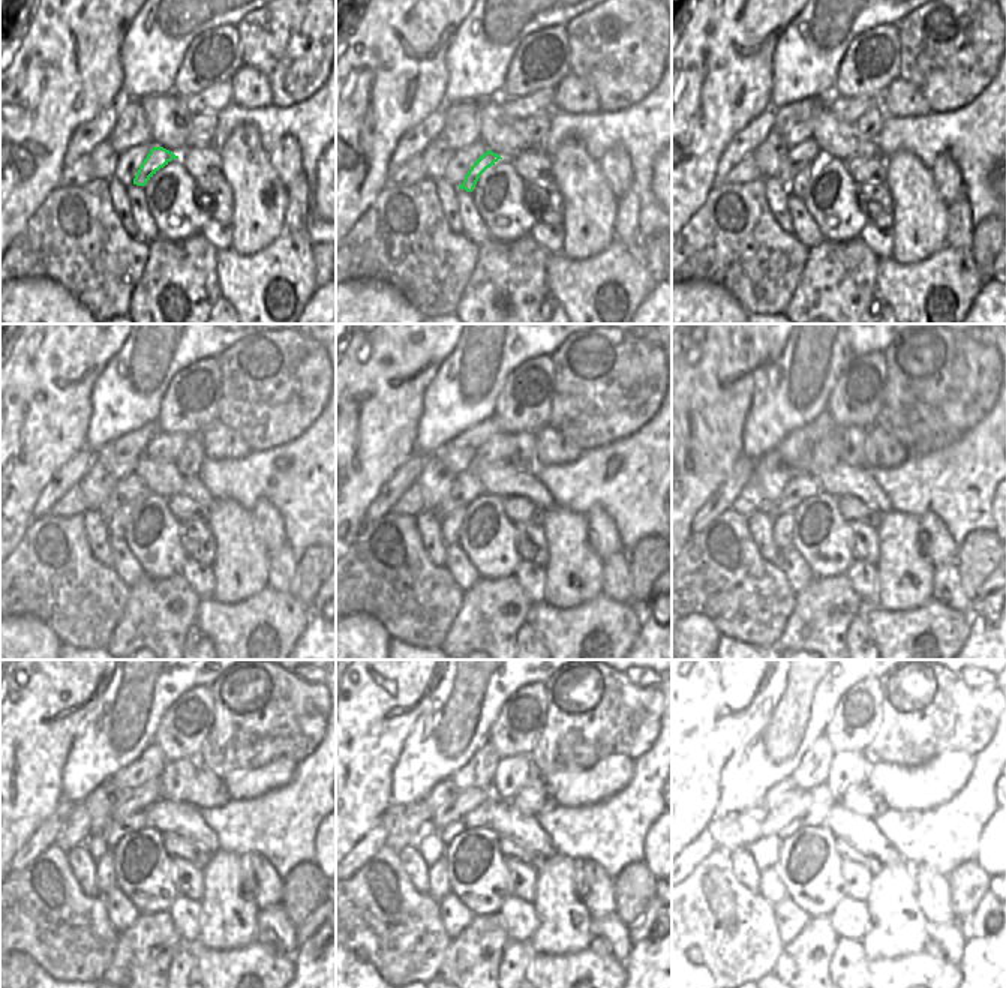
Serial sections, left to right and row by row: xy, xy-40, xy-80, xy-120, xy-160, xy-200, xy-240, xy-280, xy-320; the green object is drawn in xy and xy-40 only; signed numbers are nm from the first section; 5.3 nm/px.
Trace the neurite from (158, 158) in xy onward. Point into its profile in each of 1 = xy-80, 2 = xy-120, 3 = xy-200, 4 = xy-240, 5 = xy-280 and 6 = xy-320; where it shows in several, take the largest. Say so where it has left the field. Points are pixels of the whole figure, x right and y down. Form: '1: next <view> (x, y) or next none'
1: next xy-80 (801, 179)
2: next xy-120 (116, 523)
3: next xy-200 (783, 525)
4: next xy-240 (105, 877)
5: next xy-280 (438, 882)
6: next xy-320 (771, 888)

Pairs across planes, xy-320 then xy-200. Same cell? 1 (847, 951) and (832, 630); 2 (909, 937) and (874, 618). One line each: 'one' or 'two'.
1: two
2: two

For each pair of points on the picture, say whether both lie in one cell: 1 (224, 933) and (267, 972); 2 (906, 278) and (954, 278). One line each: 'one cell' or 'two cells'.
1: two cells
2: one cell

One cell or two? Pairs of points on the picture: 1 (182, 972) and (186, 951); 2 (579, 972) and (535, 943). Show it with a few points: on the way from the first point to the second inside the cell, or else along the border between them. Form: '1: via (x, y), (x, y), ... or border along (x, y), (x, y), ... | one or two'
1: via (183, 967), (185, 955) | one
2: border along (586, 948), (558, 955), (534, 954) | two

